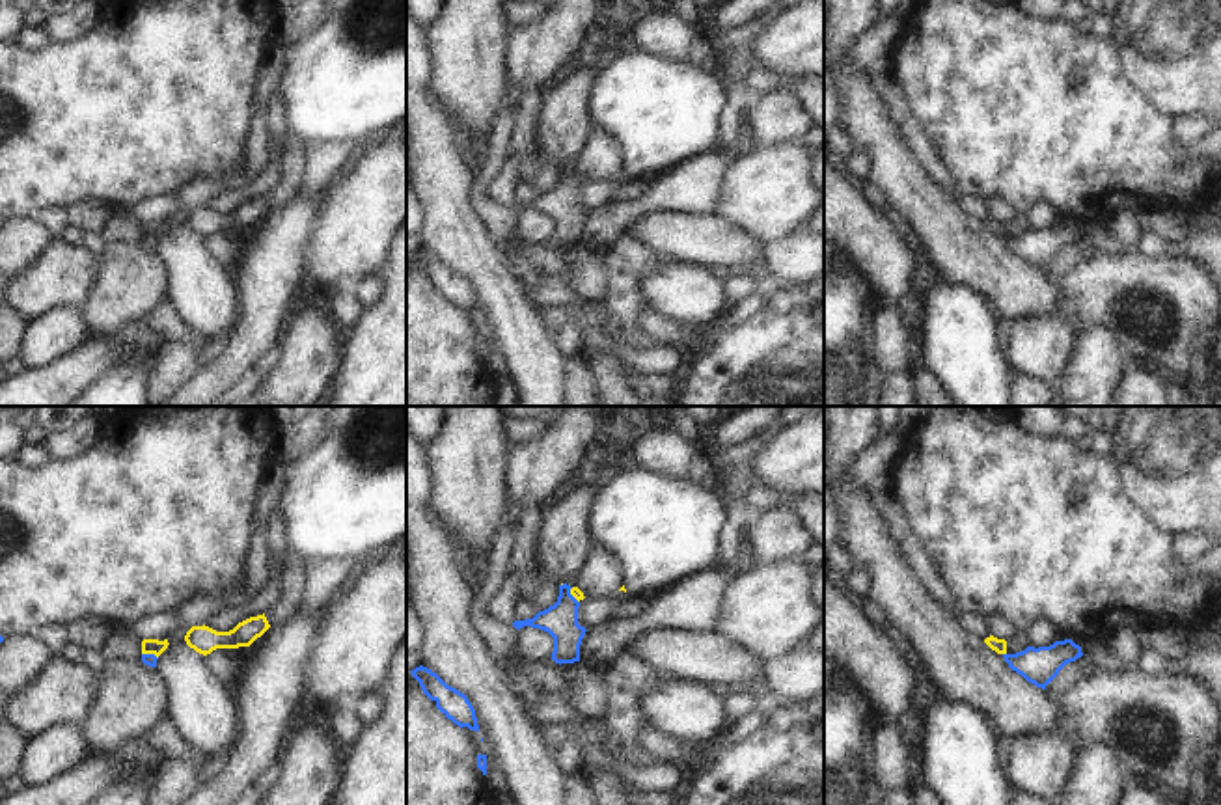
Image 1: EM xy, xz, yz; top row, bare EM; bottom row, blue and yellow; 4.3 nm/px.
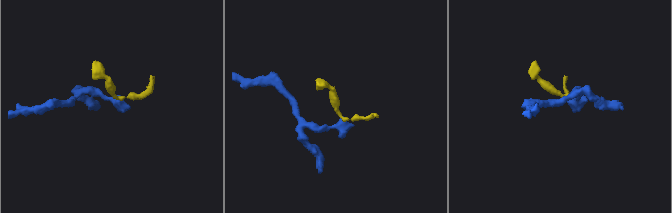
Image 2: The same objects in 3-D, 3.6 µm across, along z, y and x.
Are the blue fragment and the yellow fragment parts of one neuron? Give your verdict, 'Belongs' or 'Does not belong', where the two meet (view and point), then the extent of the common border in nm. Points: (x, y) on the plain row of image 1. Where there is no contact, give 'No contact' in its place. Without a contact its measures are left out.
Does not belong. Touches blue at xy (150, 237). Shared border 80 nm.

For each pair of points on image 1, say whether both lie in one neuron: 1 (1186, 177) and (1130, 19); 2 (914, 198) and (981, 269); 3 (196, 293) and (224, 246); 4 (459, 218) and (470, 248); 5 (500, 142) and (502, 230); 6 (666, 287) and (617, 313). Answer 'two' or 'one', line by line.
1: two
2: one
3: two
4: one
5: one
6: two

